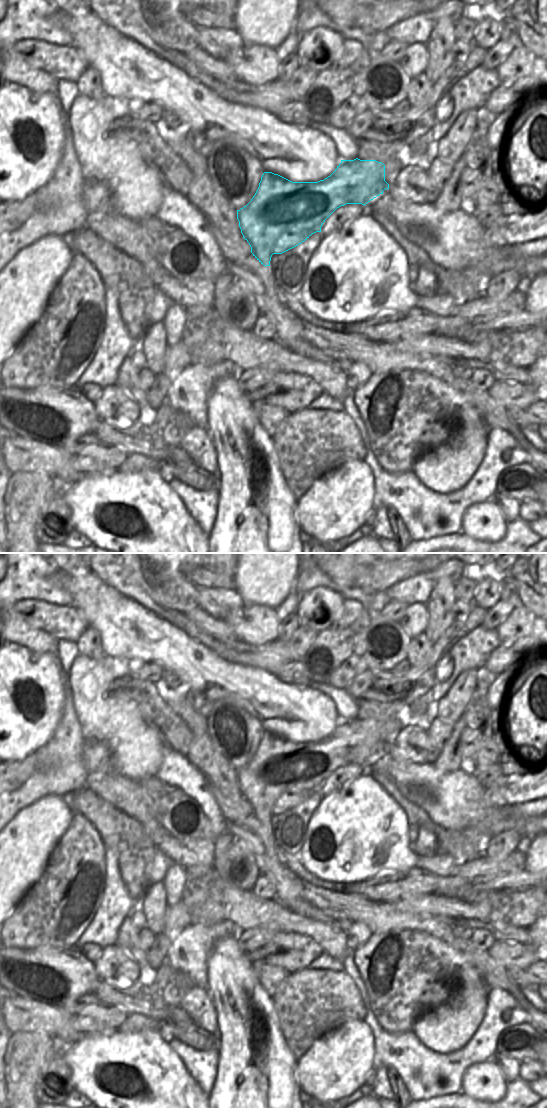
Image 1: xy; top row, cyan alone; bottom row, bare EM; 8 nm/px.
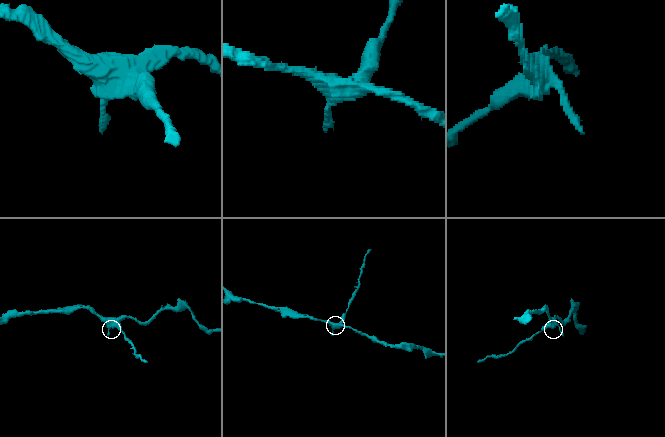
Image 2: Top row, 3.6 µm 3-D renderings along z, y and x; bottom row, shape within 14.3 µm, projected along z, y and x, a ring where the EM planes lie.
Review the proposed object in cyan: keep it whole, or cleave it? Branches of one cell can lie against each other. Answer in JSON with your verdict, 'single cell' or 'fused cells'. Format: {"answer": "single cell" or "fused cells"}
{"answer": "fused cells"}

